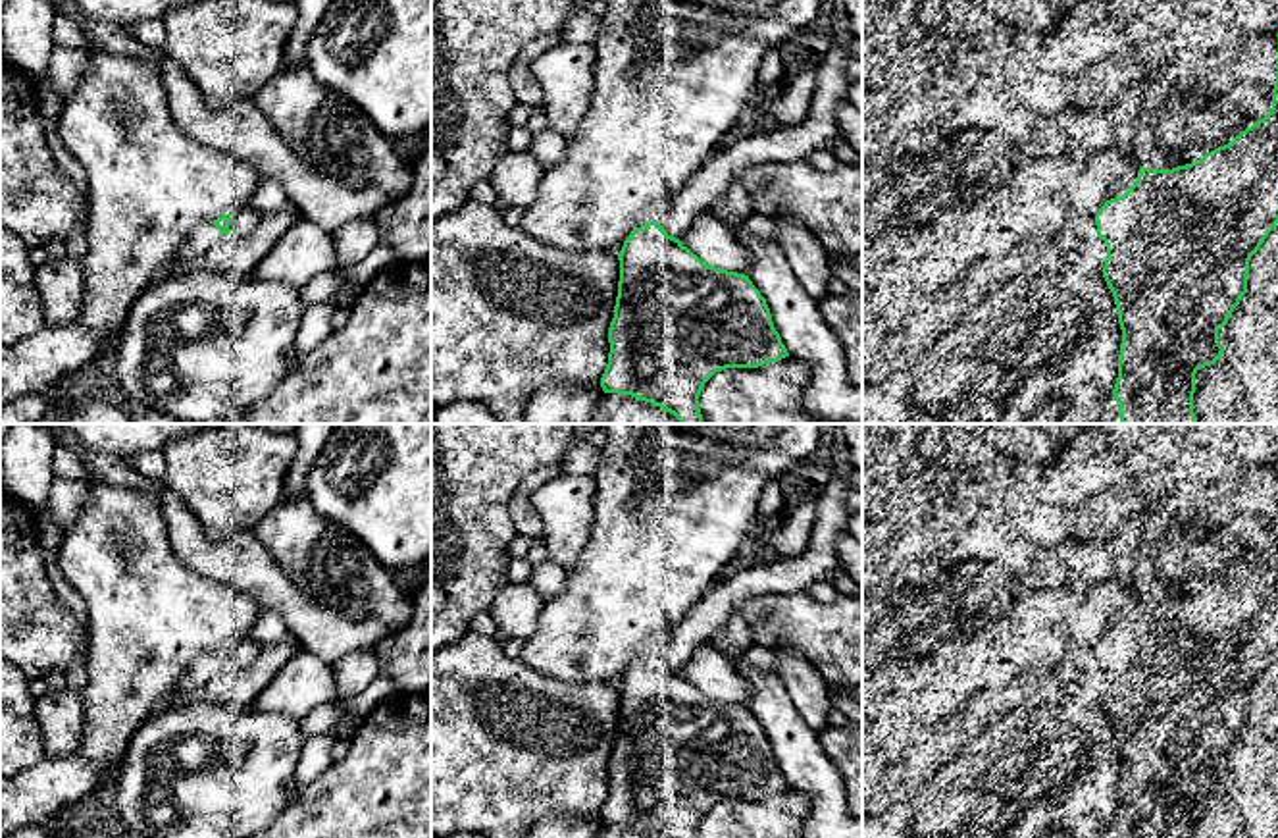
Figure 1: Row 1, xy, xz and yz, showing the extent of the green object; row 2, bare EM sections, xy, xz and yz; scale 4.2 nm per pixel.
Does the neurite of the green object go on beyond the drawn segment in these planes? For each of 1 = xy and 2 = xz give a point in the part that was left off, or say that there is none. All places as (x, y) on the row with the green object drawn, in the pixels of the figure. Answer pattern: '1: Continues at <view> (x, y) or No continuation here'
1: No continuation here
2: No continuation here

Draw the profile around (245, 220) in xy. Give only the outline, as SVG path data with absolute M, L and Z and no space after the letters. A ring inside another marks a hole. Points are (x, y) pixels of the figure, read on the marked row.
M241 208L231 216L229 235L246 237L260 223L260 220L262 218L252 208Z

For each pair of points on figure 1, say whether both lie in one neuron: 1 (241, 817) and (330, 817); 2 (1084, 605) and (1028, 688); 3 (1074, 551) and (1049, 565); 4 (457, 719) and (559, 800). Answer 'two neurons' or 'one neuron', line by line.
1: two neurons
2: two neurons
3: two neurons
4: one neuron

